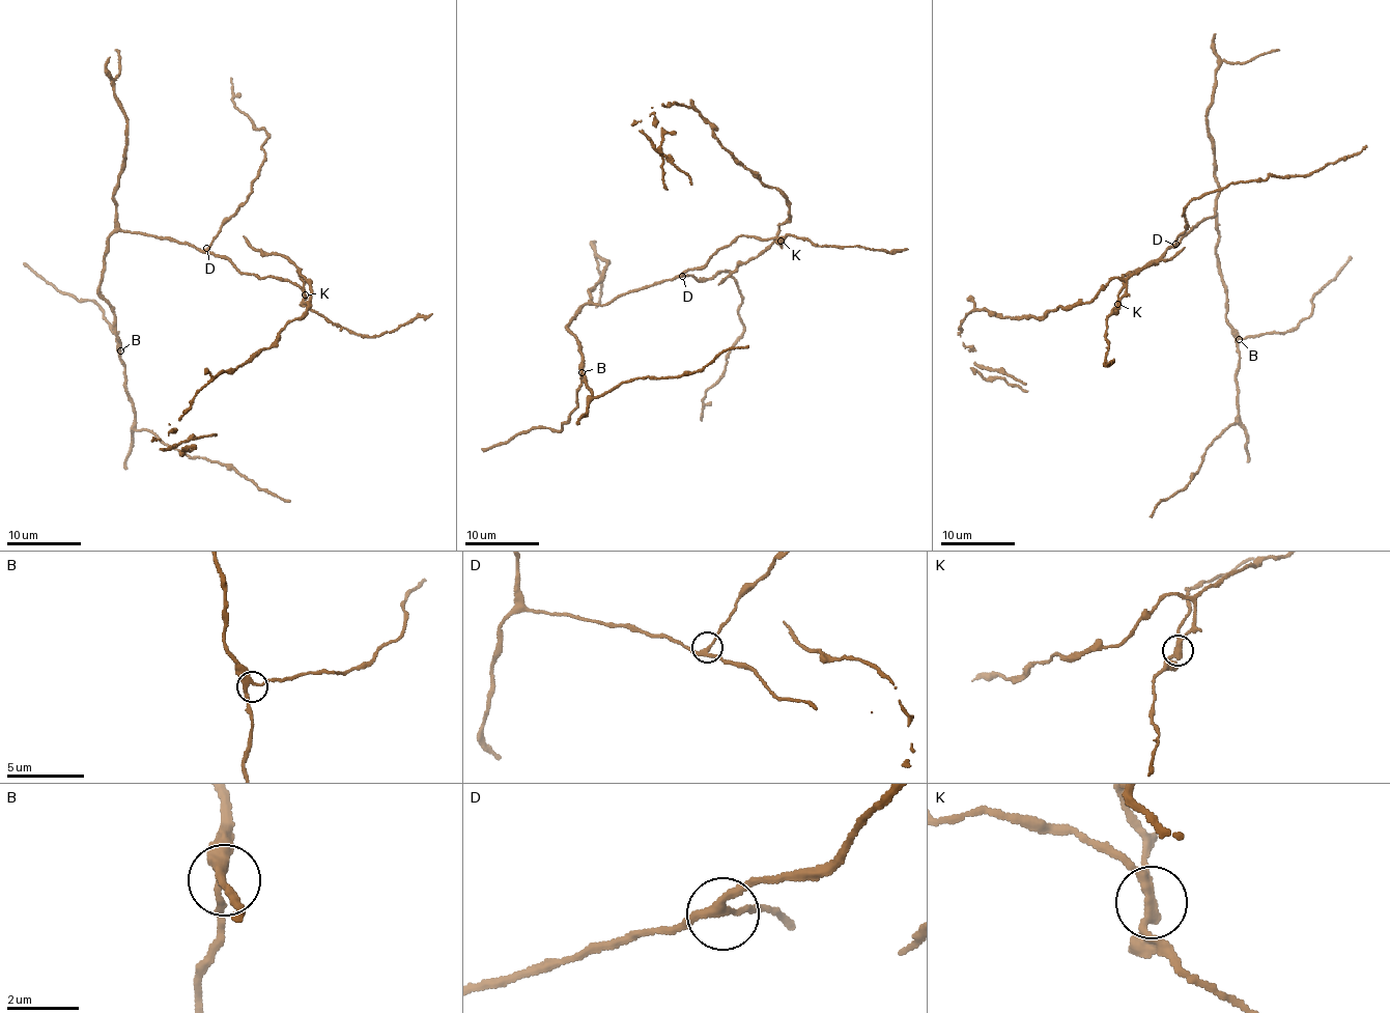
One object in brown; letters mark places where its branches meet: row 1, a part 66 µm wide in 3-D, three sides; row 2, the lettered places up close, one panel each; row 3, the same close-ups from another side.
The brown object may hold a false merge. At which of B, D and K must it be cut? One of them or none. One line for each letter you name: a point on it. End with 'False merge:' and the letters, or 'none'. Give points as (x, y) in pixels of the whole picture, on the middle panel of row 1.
K: Place: (781, 241)
False merge: K

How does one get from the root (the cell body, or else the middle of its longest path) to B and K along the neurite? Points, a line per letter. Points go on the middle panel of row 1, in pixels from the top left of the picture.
B: (687, 272), (619, 294), (604, 305), (582, 306), (568, 329), (579, 344), (582, 372)
K: (687, 272), (698, 269), (738, 236), (782, 241)

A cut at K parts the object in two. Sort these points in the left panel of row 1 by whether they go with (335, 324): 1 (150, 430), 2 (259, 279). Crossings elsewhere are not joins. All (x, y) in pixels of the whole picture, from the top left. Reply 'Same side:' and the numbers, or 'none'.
Same side: 1, 2

